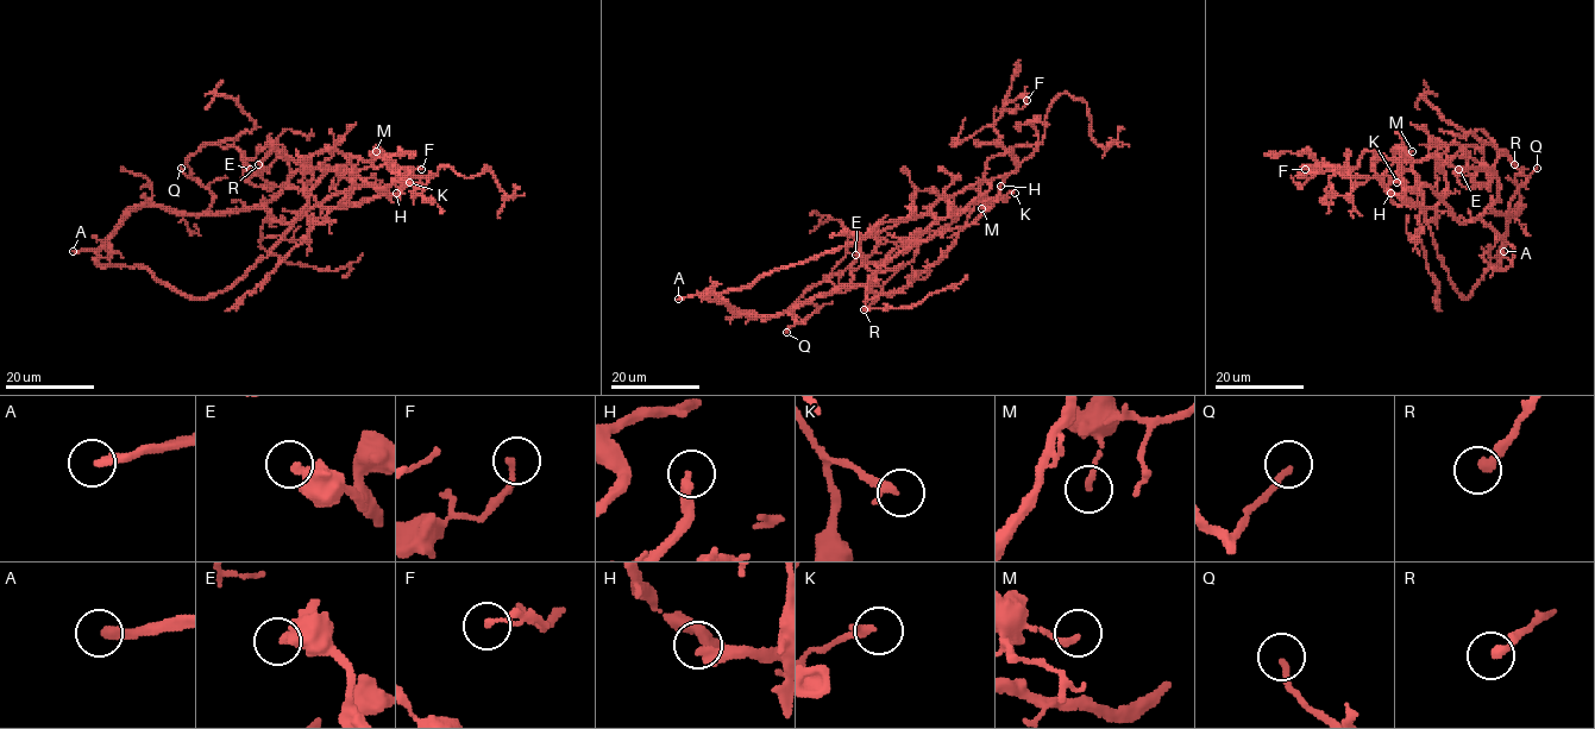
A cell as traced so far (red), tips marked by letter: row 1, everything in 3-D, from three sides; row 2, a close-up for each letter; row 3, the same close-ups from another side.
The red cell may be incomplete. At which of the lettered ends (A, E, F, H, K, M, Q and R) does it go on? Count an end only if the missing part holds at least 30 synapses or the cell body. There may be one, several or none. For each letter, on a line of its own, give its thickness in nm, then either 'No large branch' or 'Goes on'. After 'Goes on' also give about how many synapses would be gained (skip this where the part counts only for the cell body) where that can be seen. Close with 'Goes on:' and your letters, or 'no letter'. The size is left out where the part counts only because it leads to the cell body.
A: Thickness 280 nm. Goes on
E: Thickness 440 nm. No large branch
F: Thickness 190 nm. No large branch
H: Thickness 340 nm. Goes on. Roughly 50 synapses
K: Thickness 260 nm. No large branch
M: Thickness 180 nm. No large branch
Q: Thickness 190 nm. No large branch
R: Thickness 280 nm. No large branch
Goes on: A, H

